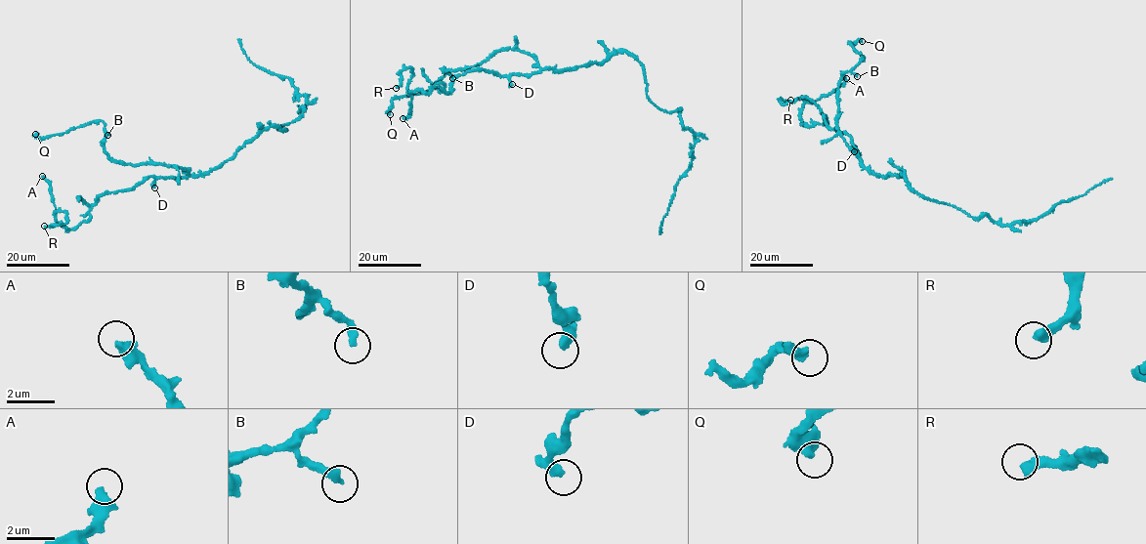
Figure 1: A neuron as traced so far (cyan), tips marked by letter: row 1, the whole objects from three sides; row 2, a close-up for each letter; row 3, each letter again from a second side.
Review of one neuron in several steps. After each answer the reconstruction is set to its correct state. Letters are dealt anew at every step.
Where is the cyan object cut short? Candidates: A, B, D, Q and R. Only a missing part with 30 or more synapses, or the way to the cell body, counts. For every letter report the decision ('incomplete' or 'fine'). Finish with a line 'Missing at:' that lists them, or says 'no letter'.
A: fine
B: fine
D: fine
Q: fine
R: fine
Missing at: no letter

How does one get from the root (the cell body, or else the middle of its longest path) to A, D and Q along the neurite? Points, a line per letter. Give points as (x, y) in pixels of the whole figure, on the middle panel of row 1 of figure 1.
A: (593, 62), (525, 75), (465, 72), (449, 93), (441, 82), (410, 92), (403, 118)
D: (593, 62), (554, 71), (550, 68), (525, 75), (511, 75), (512, 84)
Q: (593, 62), (554, 71), (522, 51), (496, 52), (477, 64), (444, 69), (428, 91), (393, 98), (390, 114)

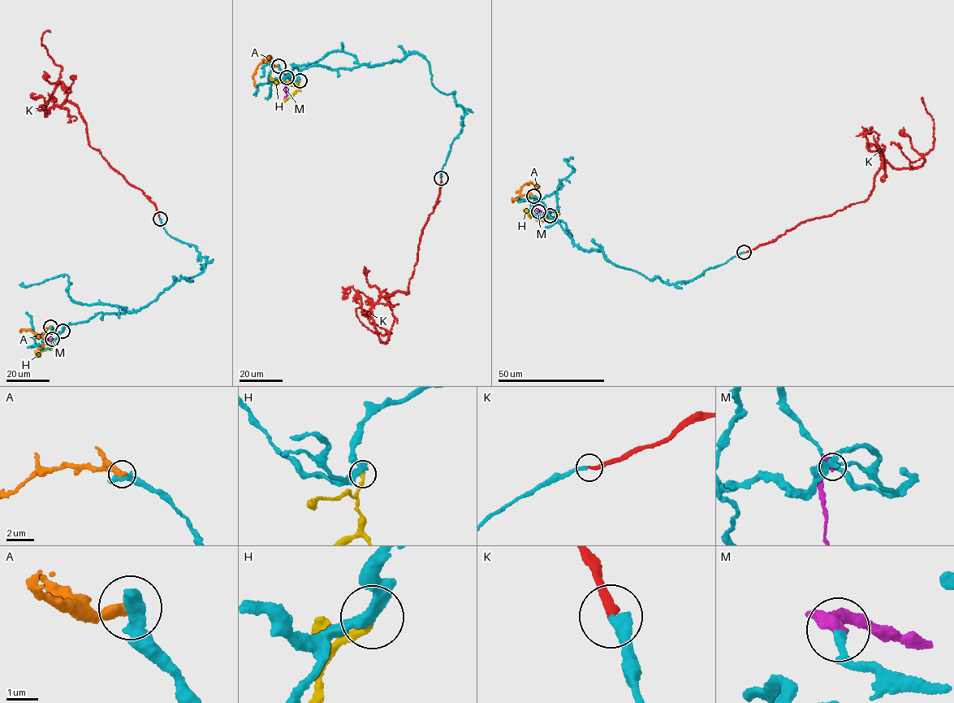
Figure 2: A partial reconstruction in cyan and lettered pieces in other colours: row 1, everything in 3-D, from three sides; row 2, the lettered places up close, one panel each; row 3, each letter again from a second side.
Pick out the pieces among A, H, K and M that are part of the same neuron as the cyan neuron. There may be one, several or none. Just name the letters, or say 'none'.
K

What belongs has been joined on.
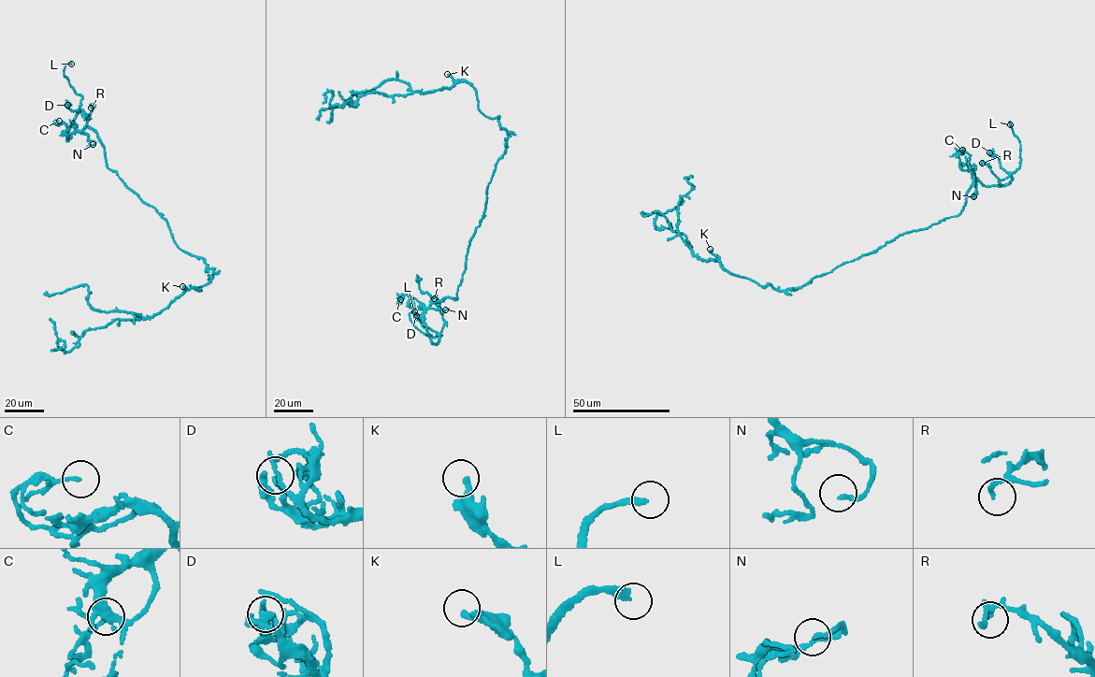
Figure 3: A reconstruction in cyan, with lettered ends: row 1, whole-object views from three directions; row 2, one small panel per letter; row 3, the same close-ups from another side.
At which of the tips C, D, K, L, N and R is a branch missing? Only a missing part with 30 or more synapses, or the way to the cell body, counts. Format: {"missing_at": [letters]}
{"missing_at": ["L"]}

